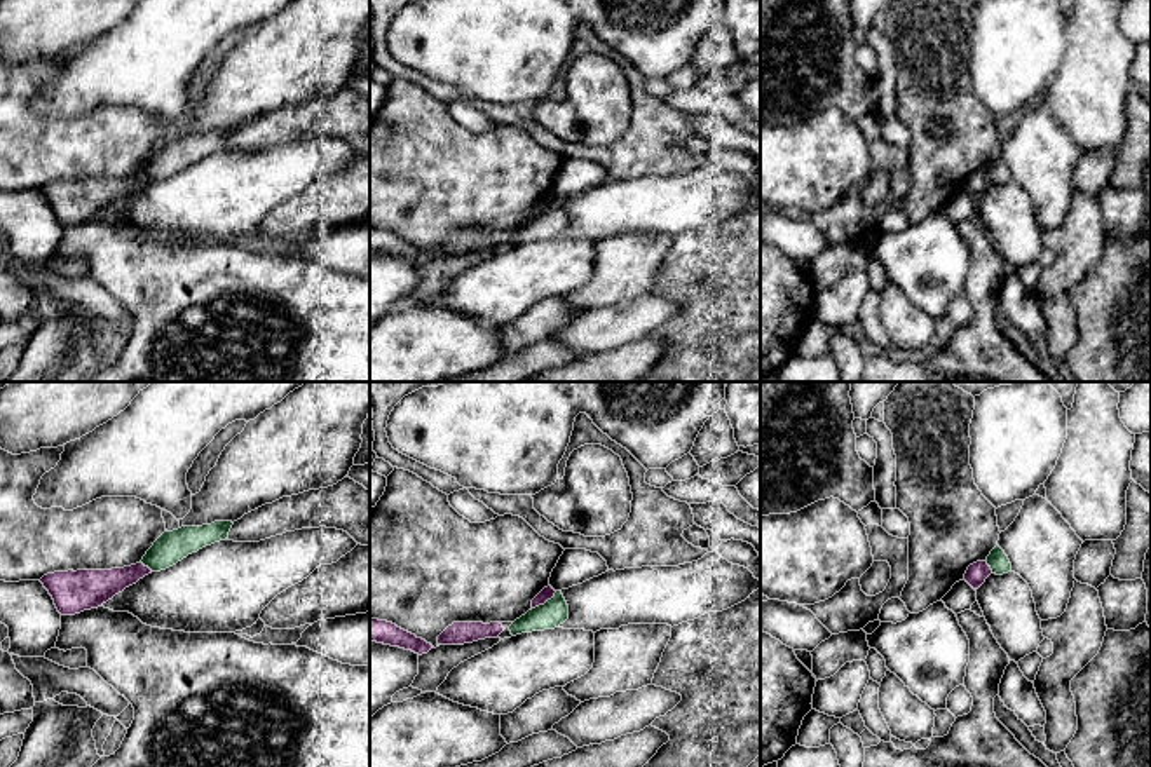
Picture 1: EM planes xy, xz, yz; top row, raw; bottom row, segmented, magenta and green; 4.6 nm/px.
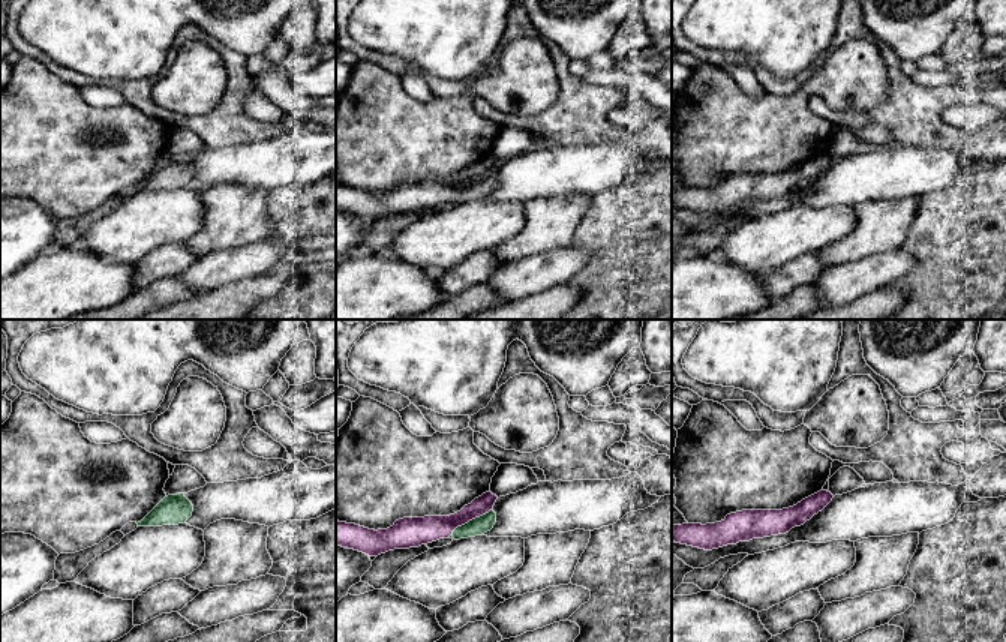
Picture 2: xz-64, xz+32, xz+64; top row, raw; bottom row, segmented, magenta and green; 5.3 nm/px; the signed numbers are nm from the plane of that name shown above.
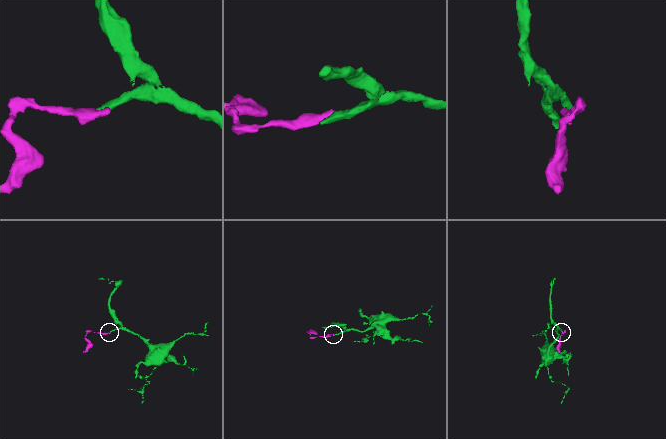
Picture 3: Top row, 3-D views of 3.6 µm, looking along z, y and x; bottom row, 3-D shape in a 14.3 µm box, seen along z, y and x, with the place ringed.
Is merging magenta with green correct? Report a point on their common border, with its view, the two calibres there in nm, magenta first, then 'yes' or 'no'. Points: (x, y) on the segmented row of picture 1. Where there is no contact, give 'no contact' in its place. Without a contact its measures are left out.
meets magenta in xz at (544, 602); 60 nm thick on the magenta side, 120 nm on the other; yes

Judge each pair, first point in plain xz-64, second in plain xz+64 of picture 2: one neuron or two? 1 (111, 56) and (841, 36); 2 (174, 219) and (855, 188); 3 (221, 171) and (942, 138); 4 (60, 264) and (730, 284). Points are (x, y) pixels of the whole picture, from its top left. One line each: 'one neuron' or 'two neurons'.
1: two neurons
2: two neurons
3: two neurons
4: one neuron

